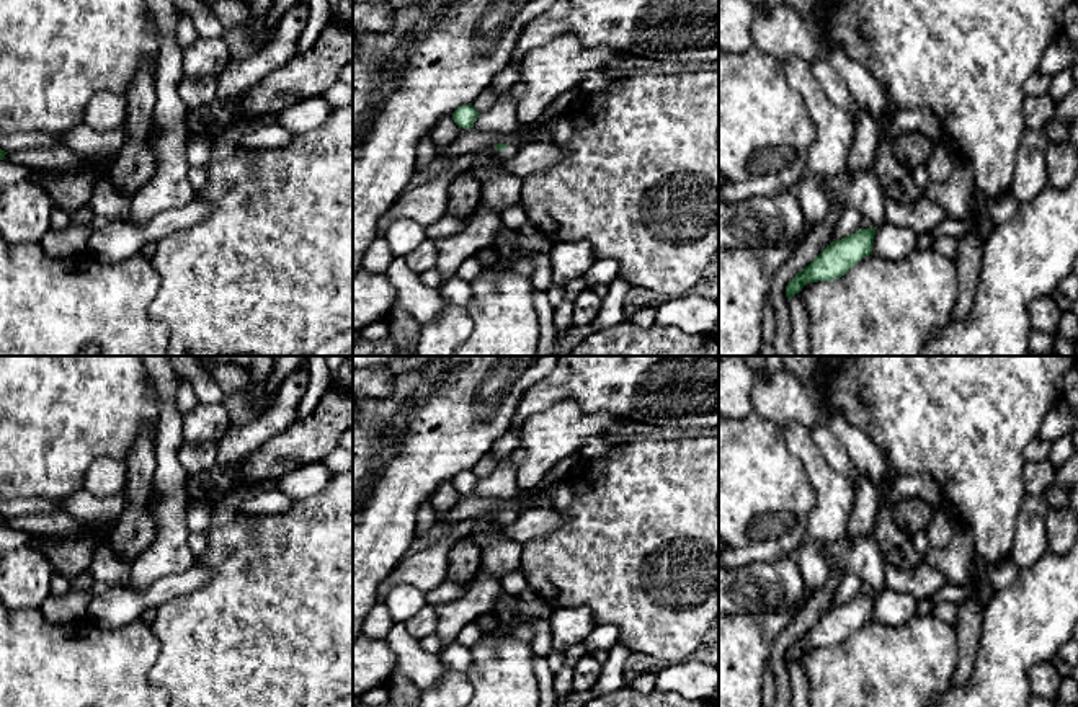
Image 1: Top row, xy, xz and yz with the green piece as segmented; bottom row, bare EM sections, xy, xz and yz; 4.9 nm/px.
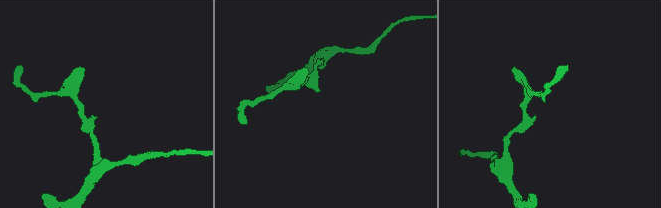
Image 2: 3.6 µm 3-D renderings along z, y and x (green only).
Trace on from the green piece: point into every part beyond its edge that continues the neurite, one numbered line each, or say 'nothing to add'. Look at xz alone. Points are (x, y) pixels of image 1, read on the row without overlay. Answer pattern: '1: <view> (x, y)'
1: xz (510, 516)

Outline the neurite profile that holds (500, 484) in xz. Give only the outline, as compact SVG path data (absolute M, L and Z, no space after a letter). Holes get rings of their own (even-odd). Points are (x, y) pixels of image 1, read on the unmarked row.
M510 456L498 459L497 469L485 478L480 478L470 495L461 495L464 500L511 500L518 496L521 488L516 483L516 469Z

